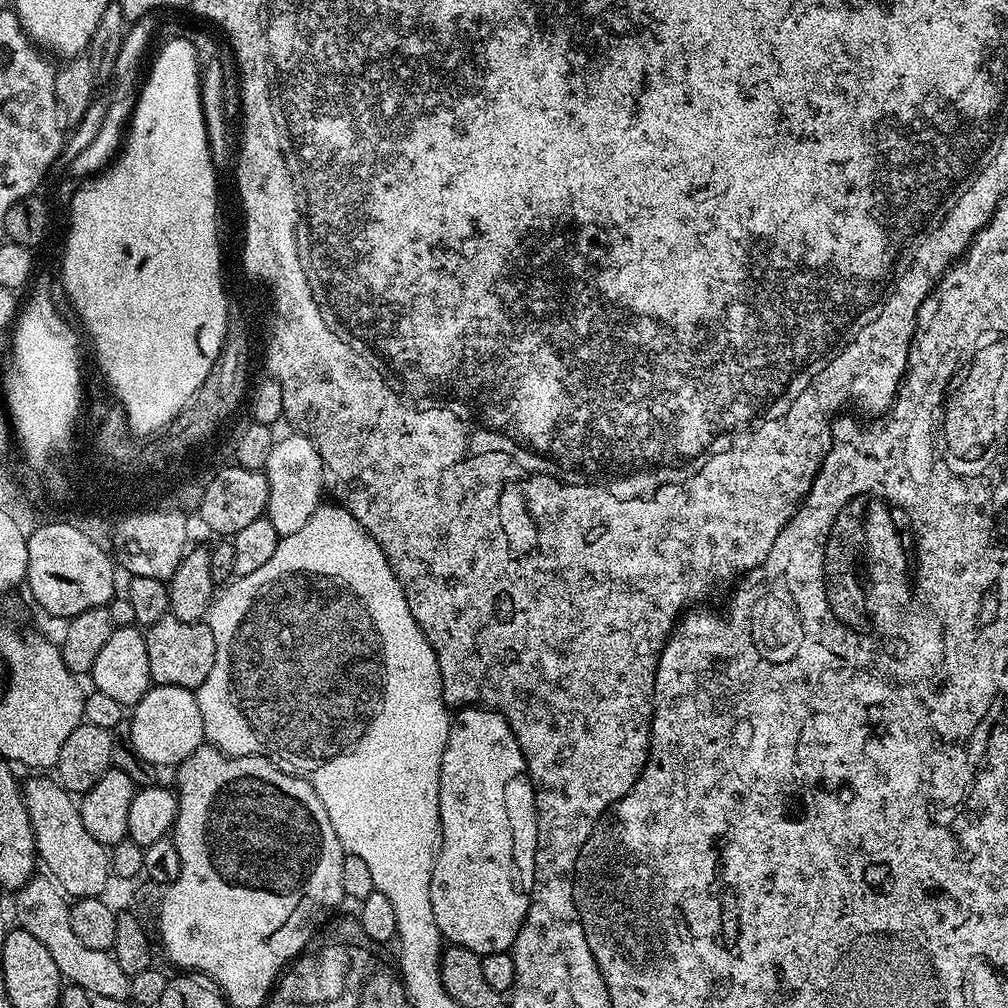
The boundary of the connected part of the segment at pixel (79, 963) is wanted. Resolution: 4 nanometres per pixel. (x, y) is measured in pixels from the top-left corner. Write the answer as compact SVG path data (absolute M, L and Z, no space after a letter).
M34 876L18 891L16 898L16 914L19 927L27 930L42 946L49 950L54 964L58 966L61 977L69 983L82 986L93 996L116 997L125 1000L131 995L131 977L118 965L116 957L111 952L92 951L84 946L74 935L70 925L71 905L51 877Z

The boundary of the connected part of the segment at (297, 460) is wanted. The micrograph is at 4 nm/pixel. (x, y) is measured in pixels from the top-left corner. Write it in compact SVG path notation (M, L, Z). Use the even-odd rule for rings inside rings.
M291 434L284 436L273 443L270 458L263 471L268 473L270 498L268 499L268 521L274 525L281 536L295 534L306 526L310 514L319 508L322 497L325 495L324 486L324 459L318 454L314 442L308 436Z

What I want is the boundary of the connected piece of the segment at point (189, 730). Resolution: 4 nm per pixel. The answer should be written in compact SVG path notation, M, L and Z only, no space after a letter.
M157 684L135 704L130 712L132 748L146 762L157 766L179 766L187 756L192 756L205 743L202 710L198 710L196 693L182 686Z

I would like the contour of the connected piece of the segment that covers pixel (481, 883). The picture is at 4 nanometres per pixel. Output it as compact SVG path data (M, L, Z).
M465 706L451 717L448 725L448 737L442 754L442 766L440 767L440 789L438 790L438 802L440 803L440 843L436 849L436 864L432 867L432 881L430 882L430 906L434 906L434 922L438 922L438 930L441 937L449 945L457 944L471 952L477 952L481 957L495 952L507 952L516 941L516 935L520 933L522 922L528 913L529 897L518 887L517 877L514 875L513 838L511 838L509 819L505 811L505 787L515 775L525 771L524 755L518 746L518 738L510 730L506 718L502 718L491 708L479 706Z

